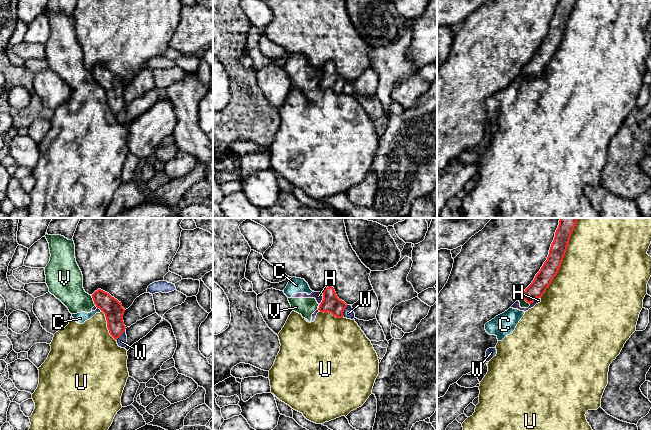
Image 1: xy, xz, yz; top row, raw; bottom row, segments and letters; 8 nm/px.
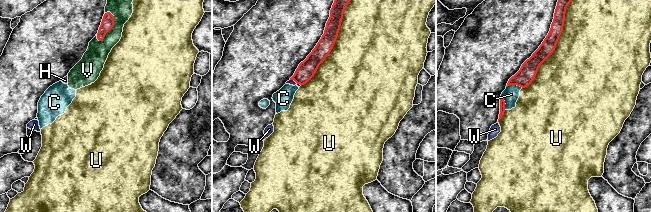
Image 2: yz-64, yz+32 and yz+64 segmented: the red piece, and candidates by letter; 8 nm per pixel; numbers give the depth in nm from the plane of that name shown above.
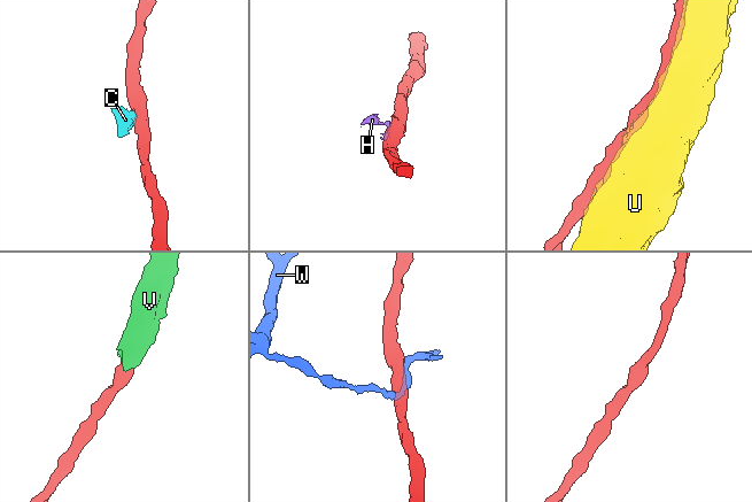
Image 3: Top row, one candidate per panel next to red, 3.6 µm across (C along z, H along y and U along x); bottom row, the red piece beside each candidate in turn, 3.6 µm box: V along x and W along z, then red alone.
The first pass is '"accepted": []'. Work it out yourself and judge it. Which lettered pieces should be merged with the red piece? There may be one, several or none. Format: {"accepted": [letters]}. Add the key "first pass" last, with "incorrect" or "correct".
{"accepted": [], "first pass": "correct"}

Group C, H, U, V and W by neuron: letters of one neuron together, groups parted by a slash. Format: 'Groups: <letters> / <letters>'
Groups: C H U V / W

